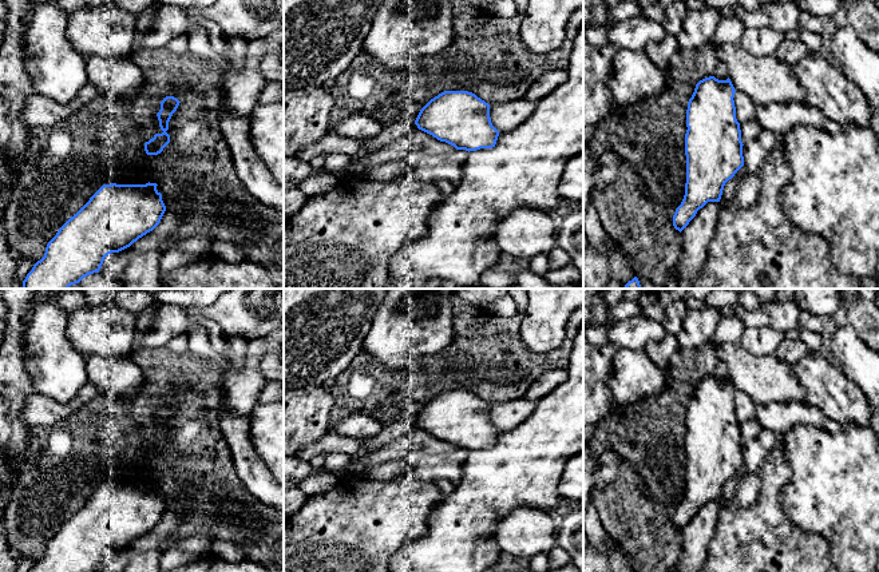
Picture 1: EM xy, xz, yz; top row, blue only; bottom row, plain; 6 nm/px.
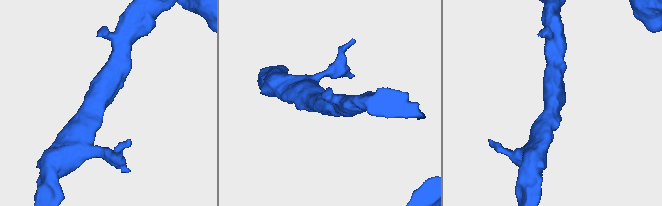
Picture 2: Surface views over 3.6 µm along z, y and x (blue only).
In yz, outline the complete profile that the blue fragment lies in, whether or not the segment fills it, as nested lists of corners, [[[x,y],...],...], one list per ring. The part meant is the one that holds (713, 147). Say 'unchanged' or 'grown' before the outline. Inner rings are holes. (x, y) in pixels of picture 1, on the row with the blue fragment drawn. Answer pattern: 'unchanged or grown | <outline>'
unchanged | [[[705,78],[696,84],[686,110],[685,195],[673,215],[680,233],[708,202],[720,202],[725,183],[744,166],[735,87],[728,78]]]

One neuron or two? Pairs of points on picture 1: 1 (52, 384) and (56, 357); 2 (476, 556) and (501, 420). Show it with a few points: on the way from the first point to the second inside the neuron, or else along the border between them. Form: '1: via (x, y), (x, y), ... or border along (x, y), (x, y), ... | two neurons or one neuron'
1: via (55, 377), (56, 364) | one neuron
2: border along (527, 417), (510, 429), (499, 432) | two neurons

